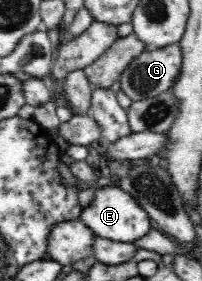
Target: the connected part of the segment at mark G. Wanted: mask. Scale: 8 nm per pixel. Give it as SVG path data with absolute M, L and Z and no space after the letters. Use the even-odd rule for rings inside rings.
M178 42L142 52L118 80L122 92L138 102L172 89L181 72L182 47Z

